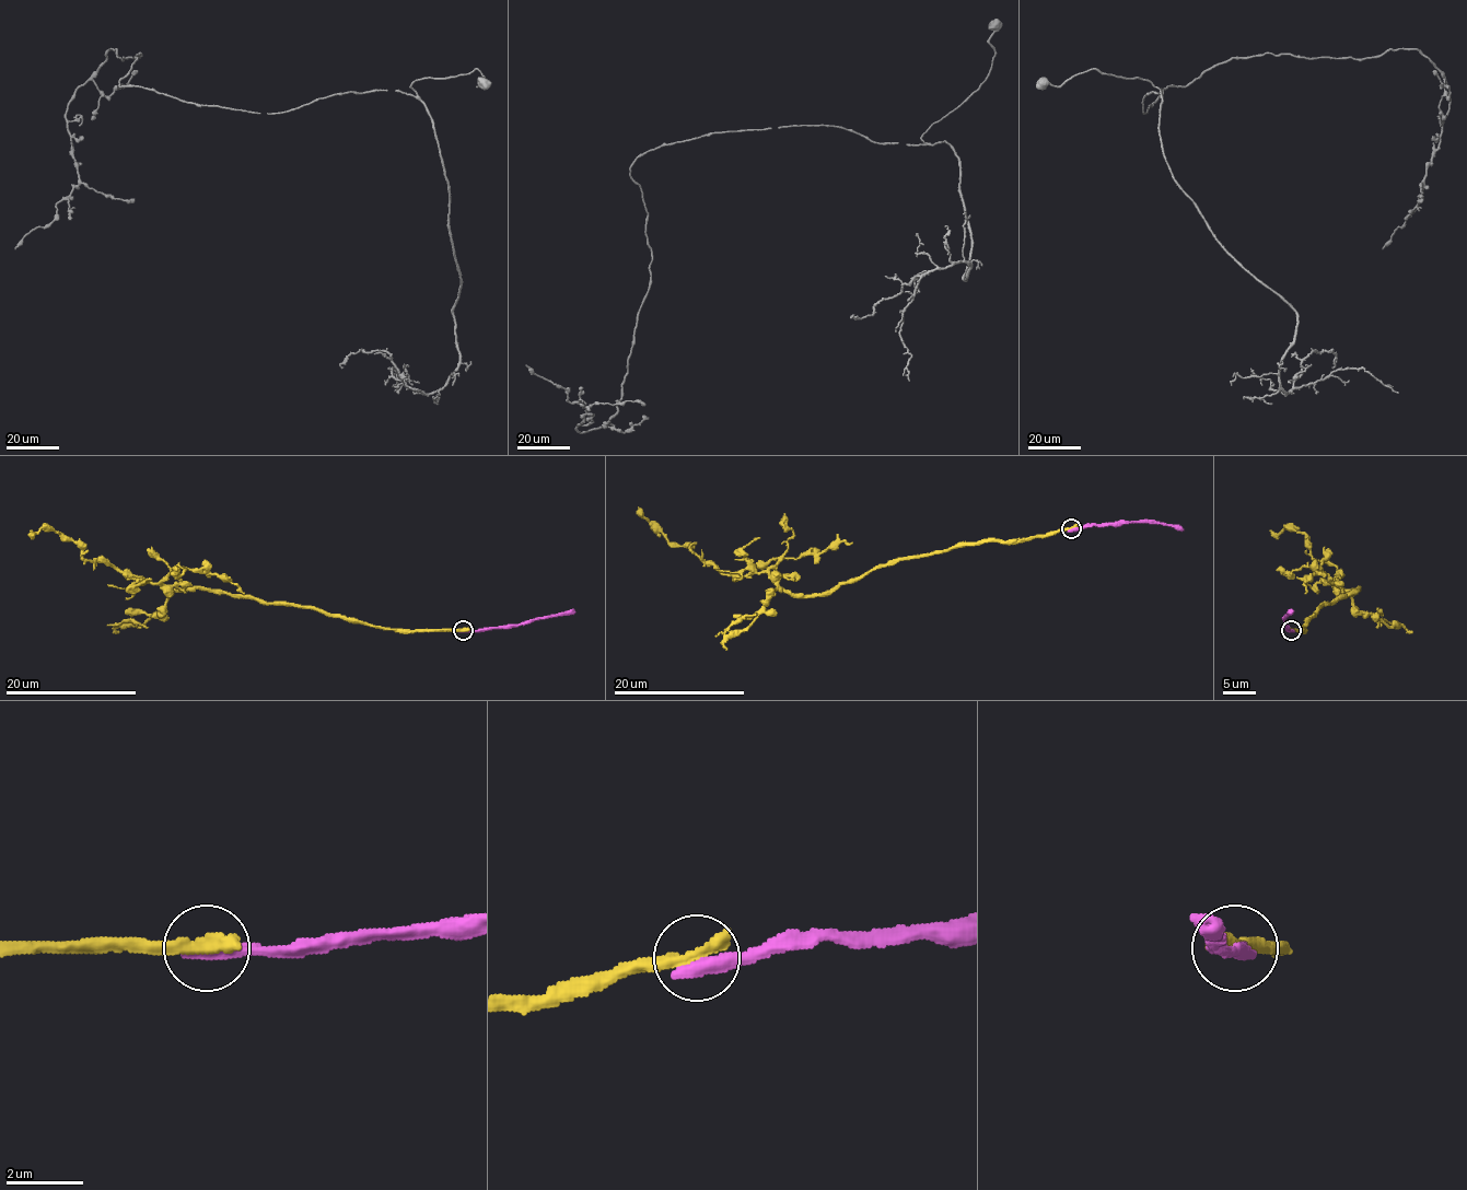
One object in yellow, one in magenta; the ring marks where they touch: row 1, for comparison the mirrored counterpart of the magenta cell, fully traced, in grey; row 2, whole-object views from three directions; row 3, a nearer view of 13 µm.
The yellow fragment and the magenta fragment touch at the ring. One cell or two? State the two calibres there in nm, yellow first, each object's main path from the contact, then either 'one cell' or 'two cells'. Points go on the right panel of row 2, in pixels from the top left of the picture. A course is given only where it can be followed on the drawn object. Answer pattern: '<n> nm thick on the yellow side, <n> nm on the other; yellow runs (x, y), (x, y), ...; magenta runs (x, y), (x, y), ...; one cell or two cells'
480 nm thick on the yellow side, 440 nm on the other; yellow runs (1291, 630), (1303, 630), (1320, 607), (1359, 587), (1336, 584), (1337, 569), (1316, 560), (1303, 534), (1270, 531); magenta runs (1291, 630), (1284, 623), (1284, 617), (1293, 609); two cells

